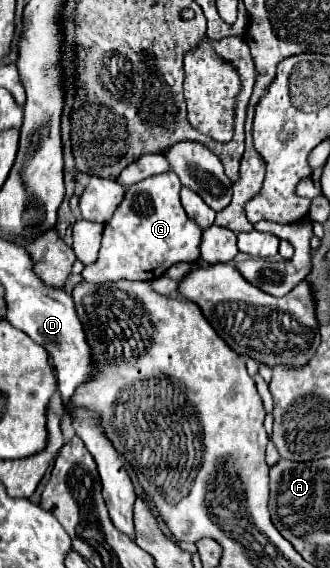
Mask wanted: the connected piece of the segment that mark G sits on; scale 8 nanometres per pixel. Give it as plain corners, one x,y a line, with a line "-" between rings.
174,172
144,178
126,188
124,200
112,218
104,224
102,248
98,262
86,266
82,276
86,282
104,284
120,280
156,280
166,268
178,262
192,262
200,258
200,234
202,228
194,224
184,212
178,192
180,182

